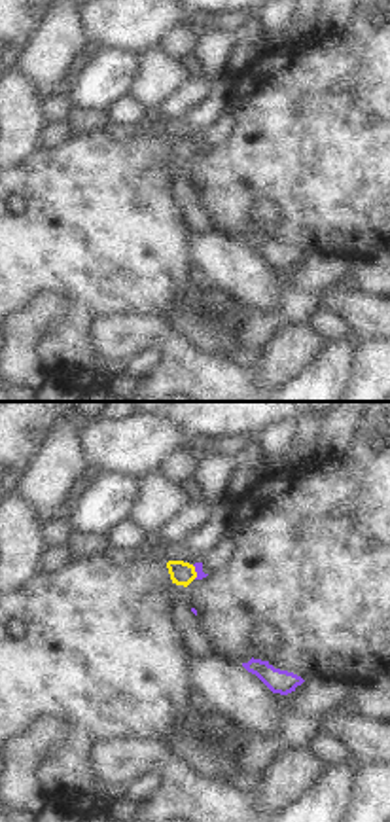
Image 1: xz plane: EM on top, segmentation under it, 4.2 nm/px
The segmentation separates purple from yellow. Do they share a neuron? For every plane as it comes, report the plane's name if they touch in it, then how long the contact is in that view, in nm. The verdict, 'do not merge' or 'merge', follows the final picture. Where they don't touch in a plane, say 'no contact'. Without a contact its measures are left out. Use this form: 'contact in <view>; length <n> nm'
contact in xz; length 70 nm

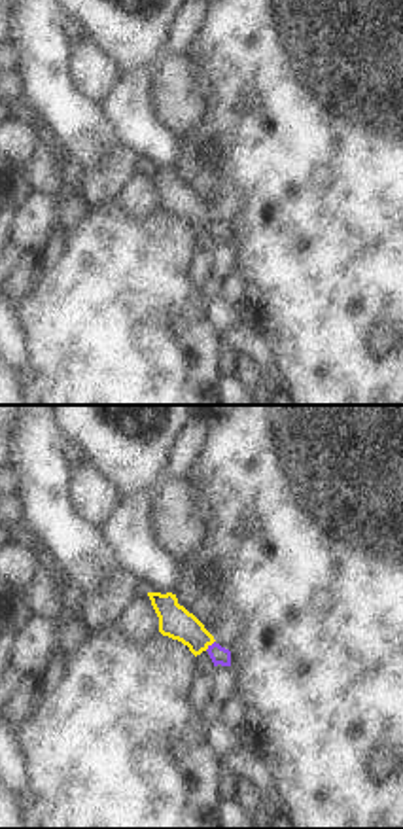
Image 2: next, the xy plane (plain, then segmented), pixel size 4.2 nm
contact in xy; length 60 nm

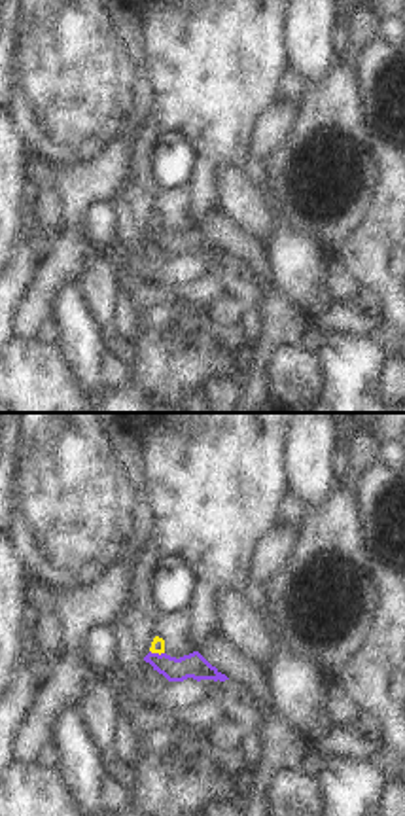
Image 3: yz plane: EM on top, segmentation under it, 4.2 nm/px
contact in yz; length 70 nm

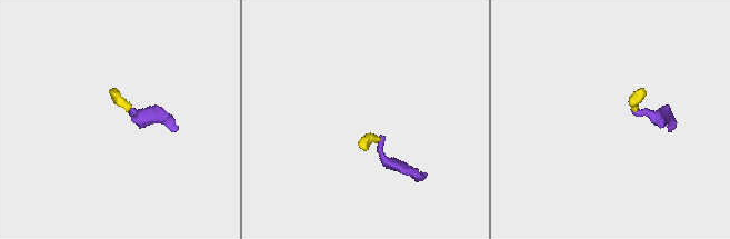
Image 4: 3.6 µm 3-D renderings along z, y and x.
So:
do not merge

